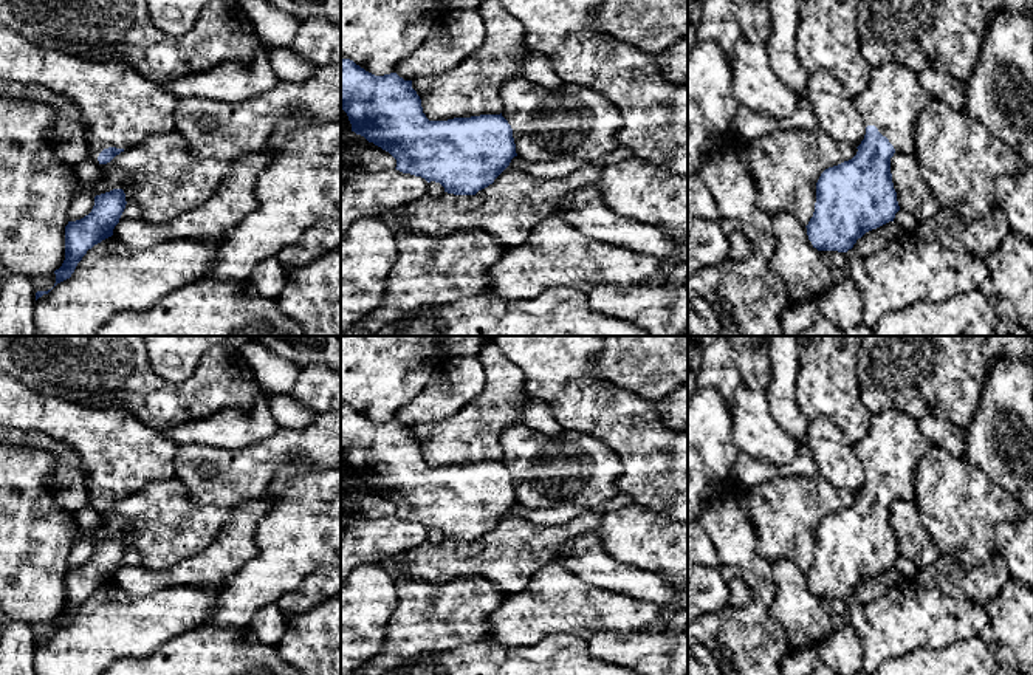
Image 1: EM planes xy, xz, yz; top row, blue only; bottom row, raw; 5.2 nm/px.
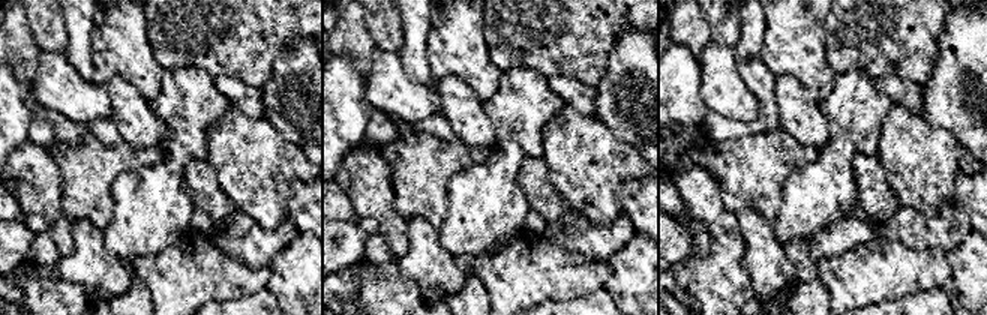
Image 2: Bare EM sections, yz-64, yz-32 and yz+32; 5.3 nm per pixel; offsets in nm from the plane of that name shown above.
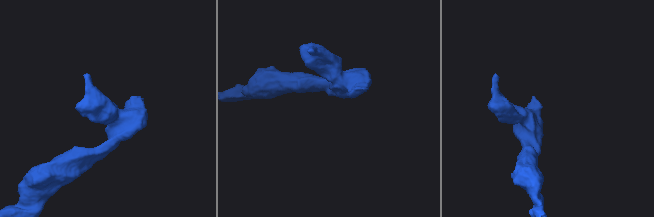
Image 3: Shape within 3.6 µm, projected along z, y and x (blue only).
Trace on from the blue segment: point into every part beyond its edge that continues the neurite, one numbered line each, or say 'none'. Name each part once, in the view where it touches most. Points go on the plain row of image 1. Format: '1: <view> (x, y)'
1: yz (894, 446)

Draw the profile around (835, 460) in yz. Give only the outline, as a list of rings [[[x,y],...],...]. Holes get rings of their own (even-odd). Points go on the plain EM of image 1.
[[[815,416],[807,424],[807,443],[819,475],[839,491],[858,494],[866,481],[863,463],[853,452],[853,446],[844,441],[841,429],[824,416]]]

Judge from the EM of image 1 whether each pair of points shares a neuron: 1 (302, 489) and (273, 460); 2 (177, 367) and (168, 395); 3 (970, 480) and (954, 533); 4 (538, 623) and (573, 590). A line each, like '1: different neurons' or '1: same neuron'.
1: different neurons
2: different neurons
3: same neuron
4: same neuron

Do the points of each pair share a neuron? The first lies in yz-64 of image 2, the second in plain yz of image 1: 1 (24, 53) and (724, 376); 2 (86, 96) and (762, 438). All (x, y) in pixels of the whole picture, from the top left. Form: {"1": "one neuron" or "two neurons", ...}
{"1": "one neuron", "2": "one neuron"}

